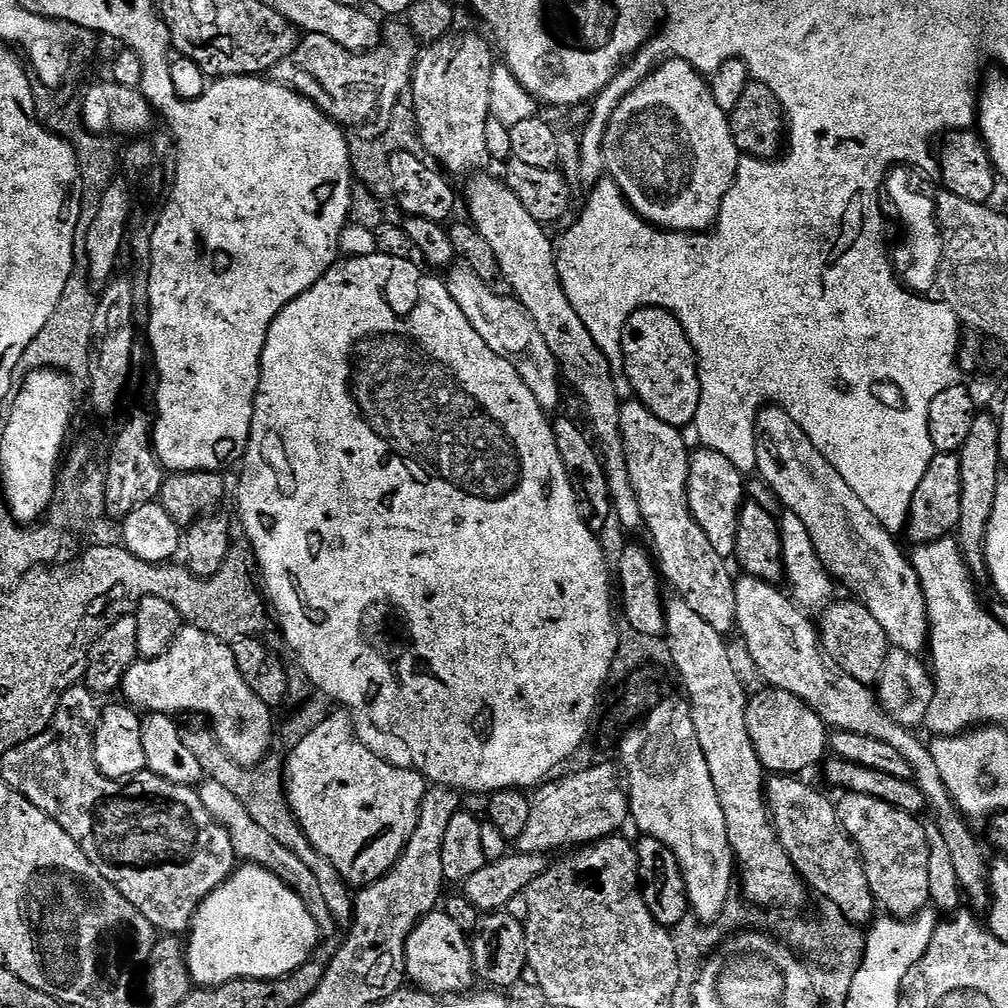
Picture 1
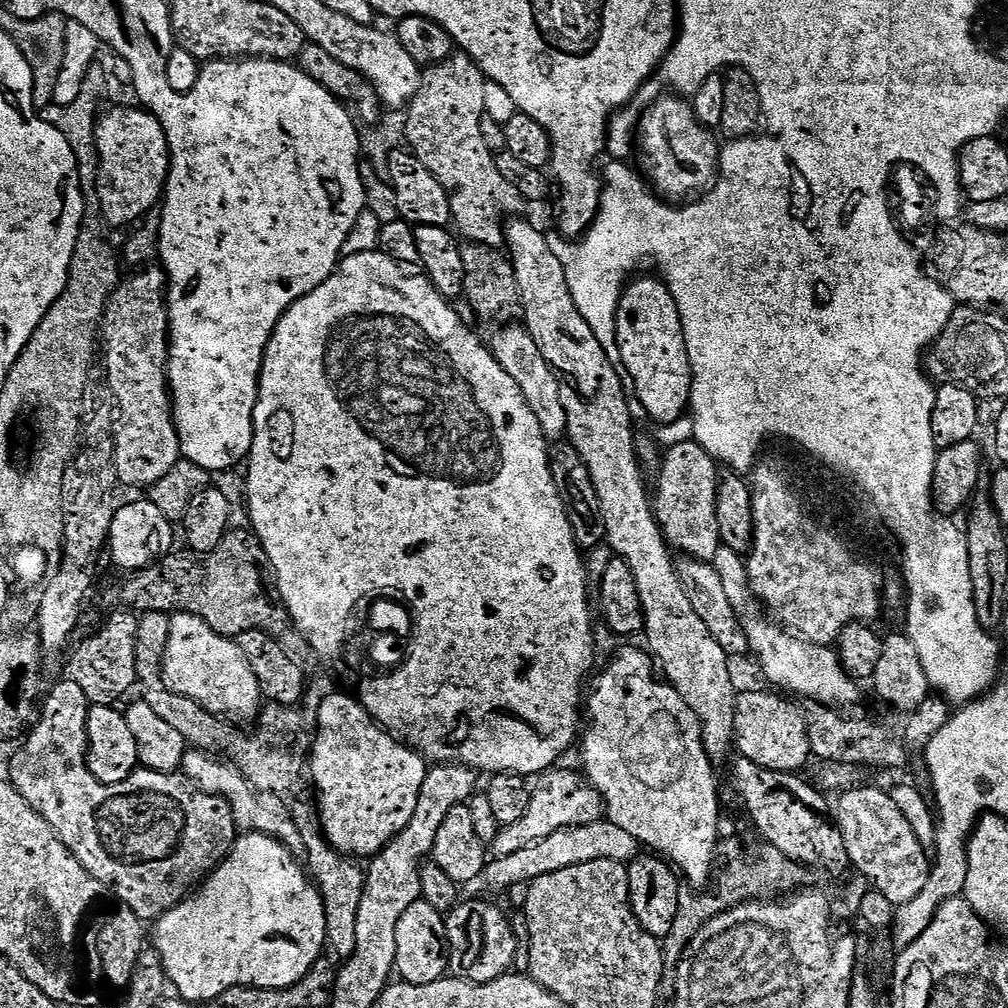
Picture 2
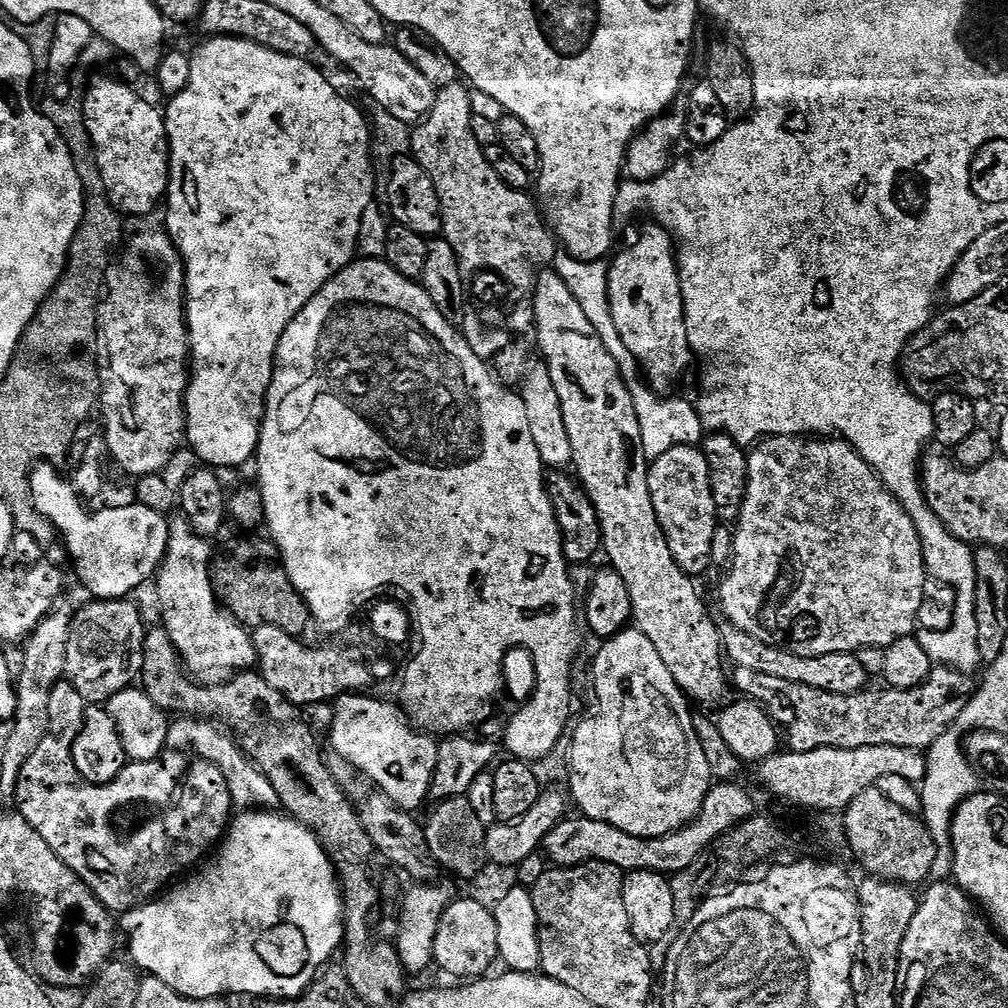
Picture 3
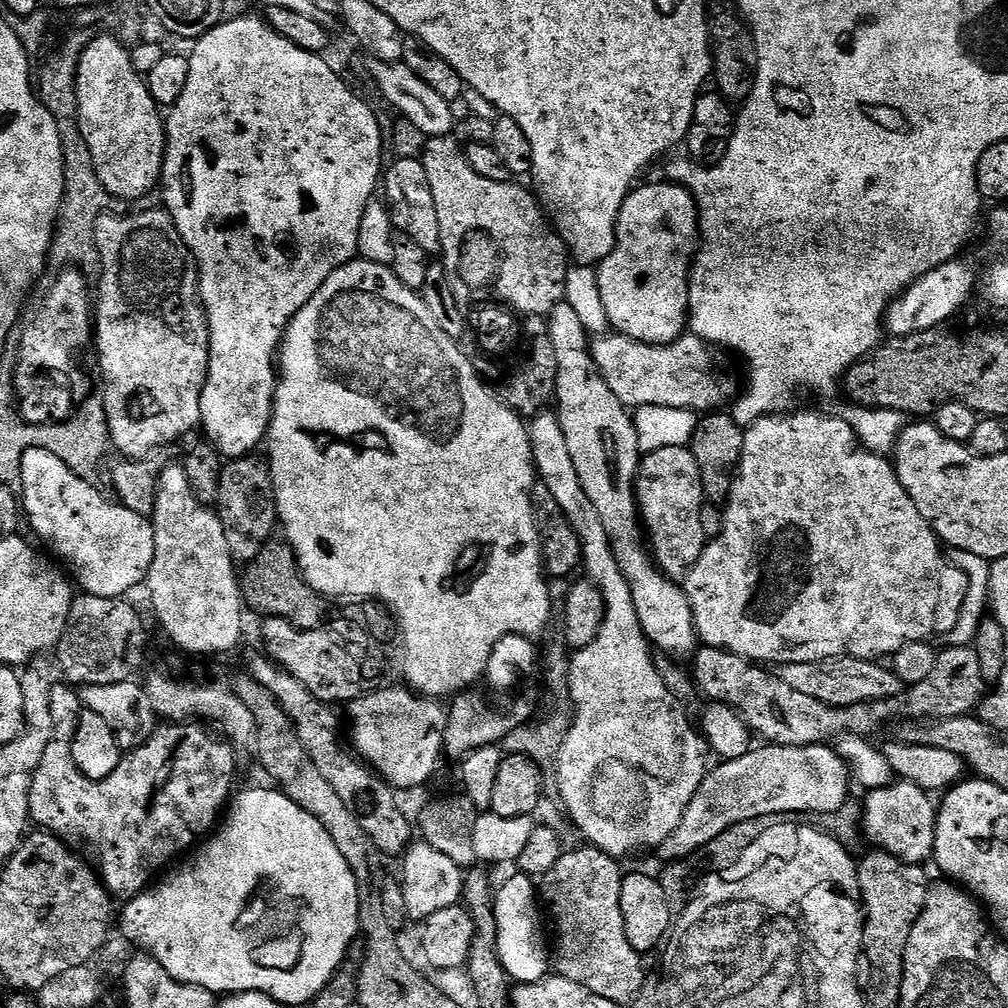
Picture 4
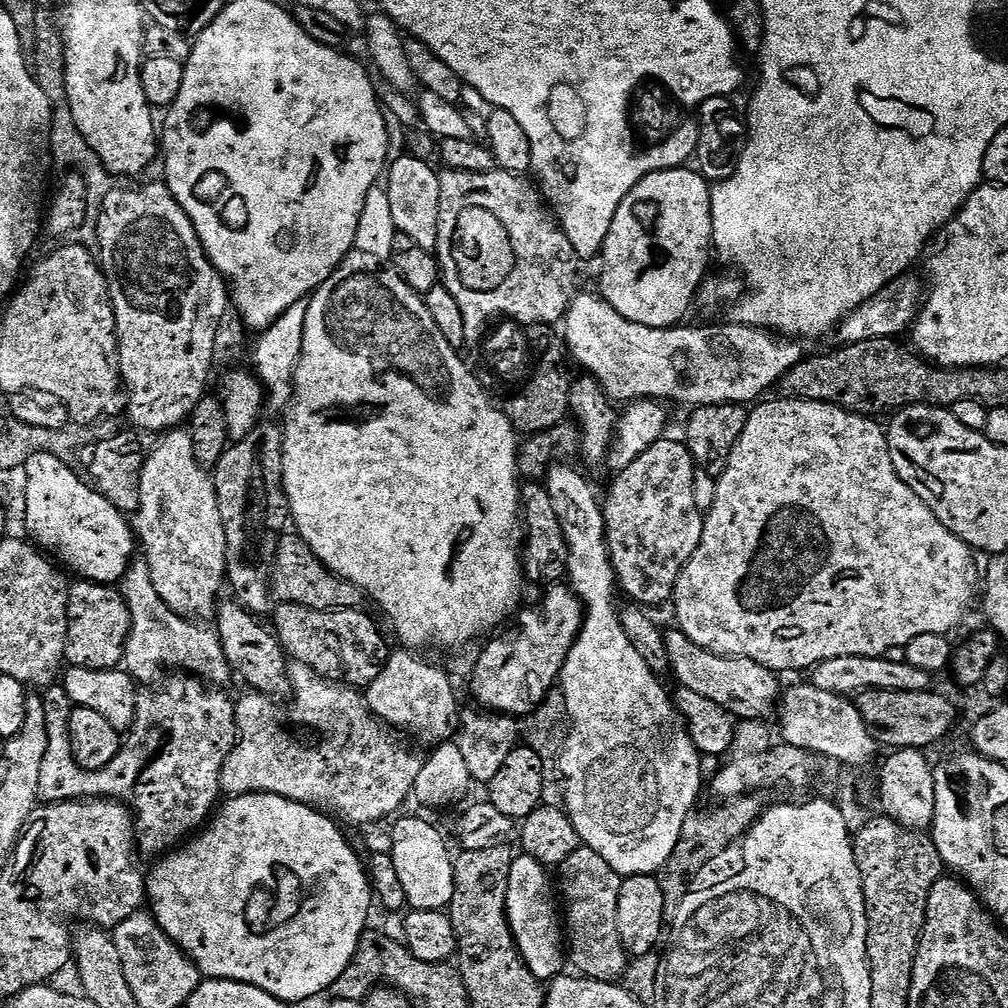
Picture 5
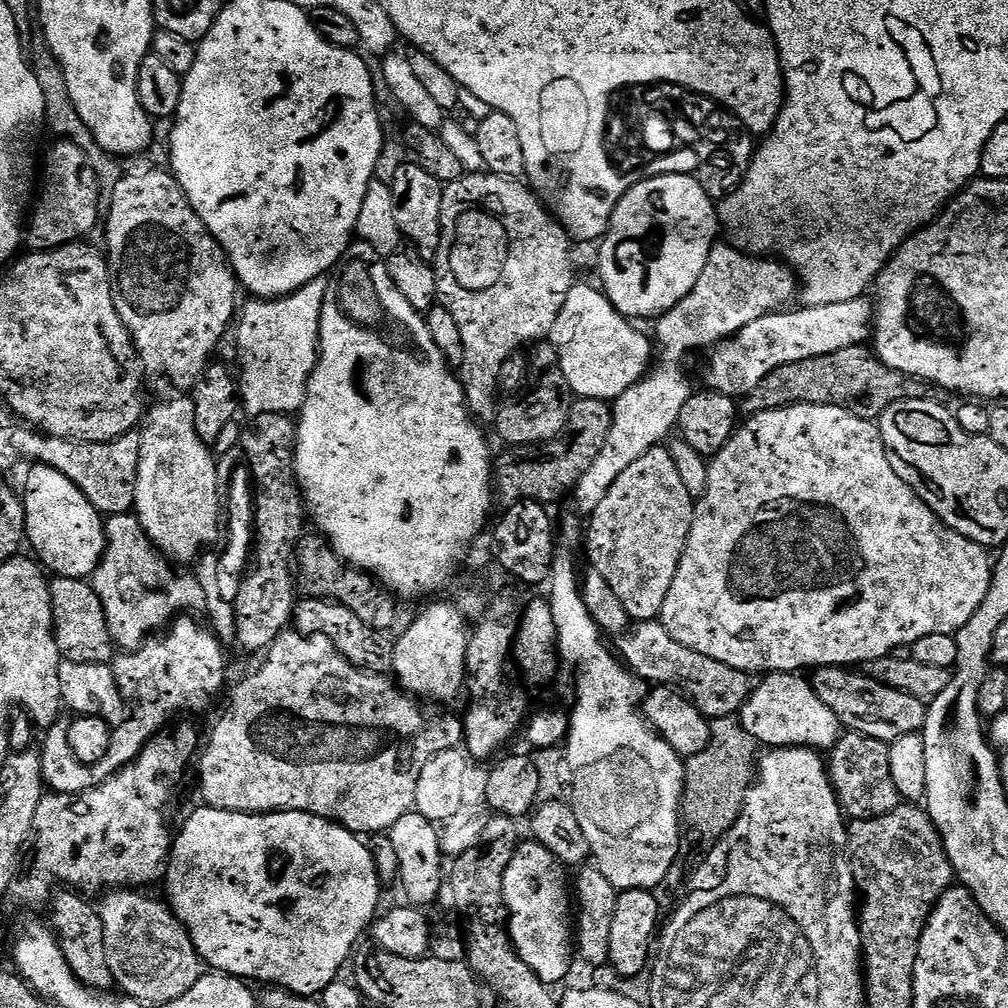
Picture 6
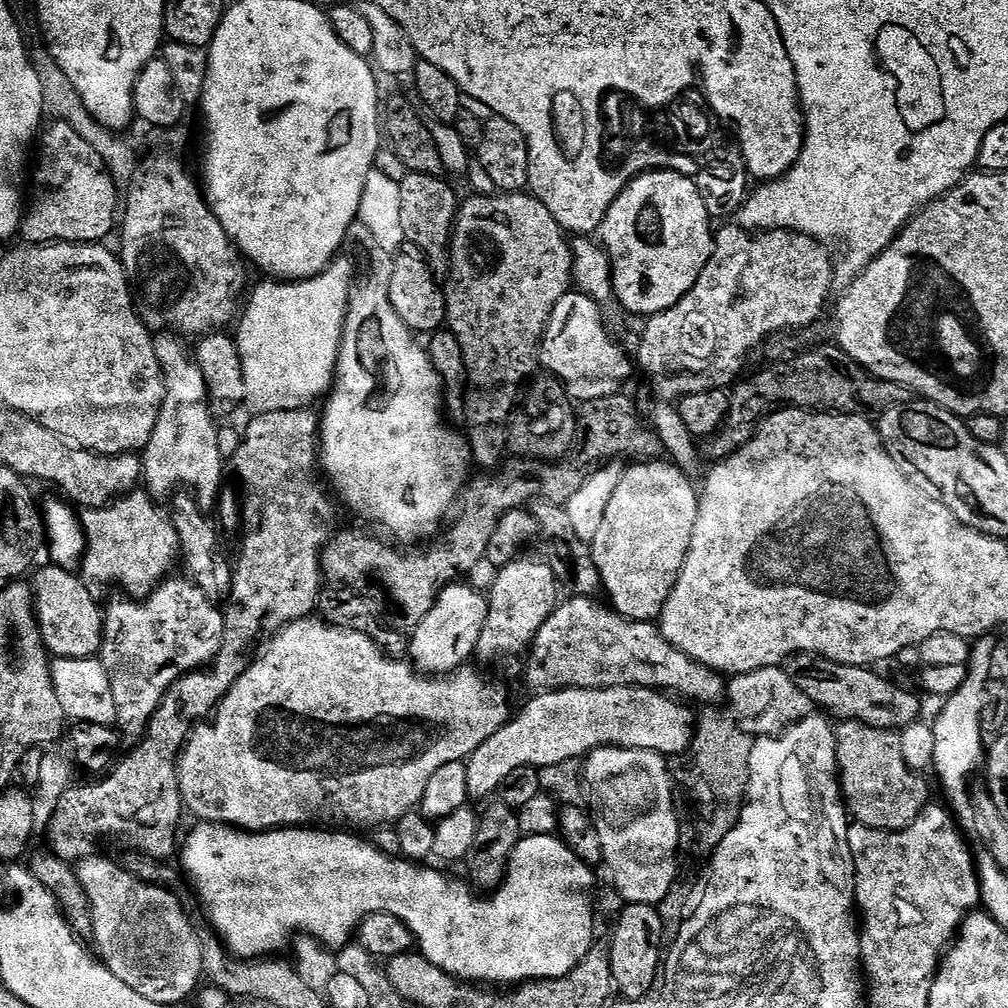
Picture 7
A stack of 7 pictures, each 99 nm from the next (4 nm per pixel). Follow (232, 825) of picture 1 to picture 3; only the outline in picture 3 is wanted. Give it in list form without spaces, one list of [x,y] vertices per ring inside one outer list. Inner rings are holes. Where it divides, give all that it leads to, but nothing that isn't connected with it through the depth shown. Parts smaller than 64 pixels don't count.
[[[176,718],[168,725],[167,747],[191,754],[201,760],[208,760],[218,770],[222,770],[222,778],[226,778],[226,786],[230,790],[233,805],[240,810],[272,810],[279,805],[280,796],[270,786],[270,778],[262,774],[262,770],[245,754],[239,743],[223,727],[213,721],[199,718]]]

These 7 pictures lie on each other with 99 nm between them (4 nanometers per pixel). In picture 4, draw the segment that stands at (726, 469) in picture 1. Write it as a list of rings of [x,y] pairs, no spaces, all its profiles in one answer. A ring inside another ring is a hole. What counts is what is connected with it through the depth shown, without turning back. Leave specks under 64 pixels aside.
[[[670,445],[644,456],[636,471],[636,502],[640,505],[642,527],[657,568],[670,579],[683,581],[704,552],[706,543],[699,522],[706,501],[691,447]]]

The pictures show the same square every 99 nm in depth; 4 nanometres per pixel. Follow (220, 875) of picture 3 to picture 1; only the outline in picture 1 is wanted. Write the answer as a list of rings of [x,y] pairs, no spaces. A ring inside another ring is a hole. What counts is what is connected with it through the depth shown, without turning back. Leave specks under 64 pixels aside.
[[[245,863],[233,871],[225,884],[215,888],[194,914],[186,933],[191,983],[205,989],[232,980],[277,980],[289,976],[313,959],[320,928],[304,898],[291,886],[259,864]]]

